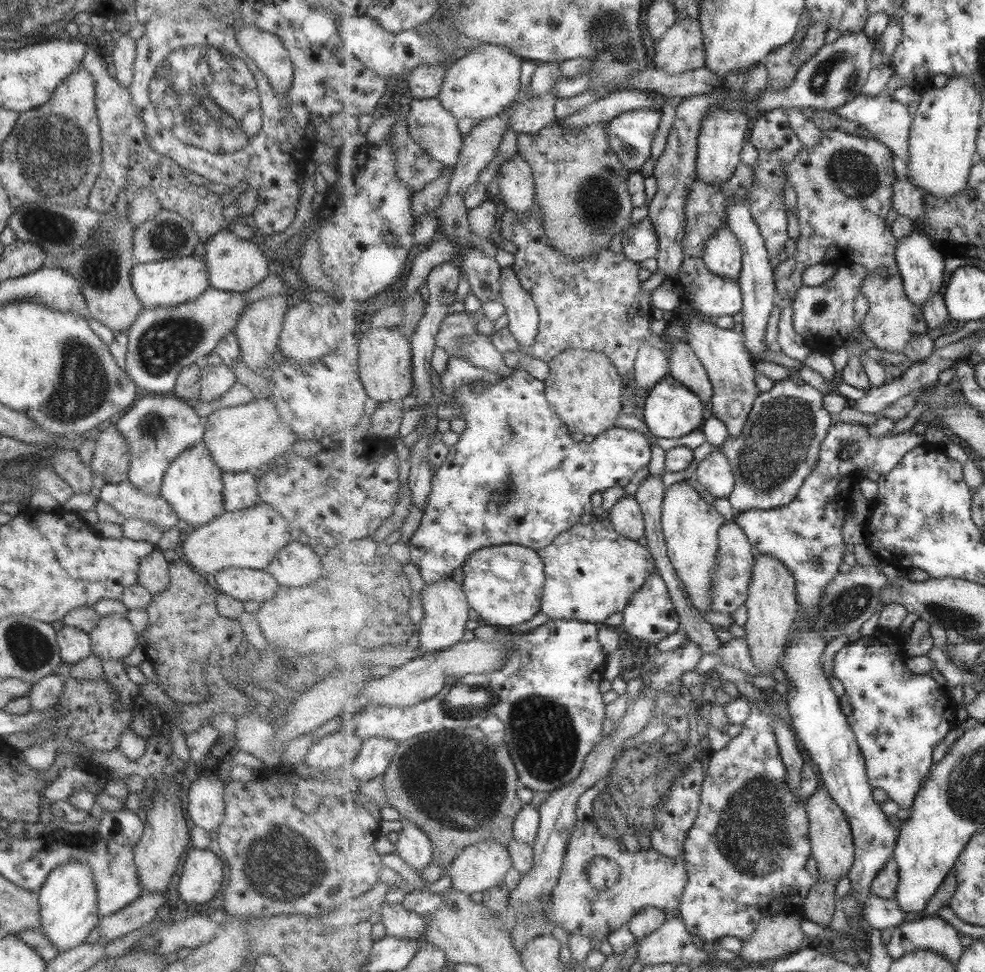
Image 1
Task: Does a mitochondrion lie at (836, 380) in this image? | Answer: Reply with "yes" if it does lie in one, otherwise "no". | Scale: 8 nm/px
no

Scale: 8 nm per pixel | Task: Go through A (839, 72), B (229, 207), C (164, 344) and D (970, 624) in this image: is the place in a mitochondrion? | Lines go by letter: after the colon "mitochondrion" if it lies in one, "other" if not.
A: mitochondrion
B: other
C: mitochondrion
D: mitochondrion

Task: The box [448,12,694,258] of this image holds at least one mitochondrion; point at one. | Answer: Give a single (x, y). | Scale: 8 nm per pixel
(598, 201)

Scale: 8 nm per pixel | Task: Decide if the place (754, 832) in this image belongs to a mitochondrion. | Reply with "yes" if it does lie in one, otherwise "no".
yes

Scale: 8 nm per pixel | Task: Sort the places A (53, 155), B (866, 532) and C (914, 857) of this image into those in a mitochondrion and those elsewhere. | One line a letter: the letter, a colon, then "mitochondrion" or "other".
A: mitochondrion
B: other
C: other

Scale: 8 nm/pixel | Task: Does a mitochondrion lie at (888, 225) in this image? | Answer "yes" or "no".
no

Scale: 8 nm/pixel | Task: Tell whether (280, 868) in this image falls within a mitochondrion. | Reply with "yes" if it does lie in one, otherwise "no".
yes

